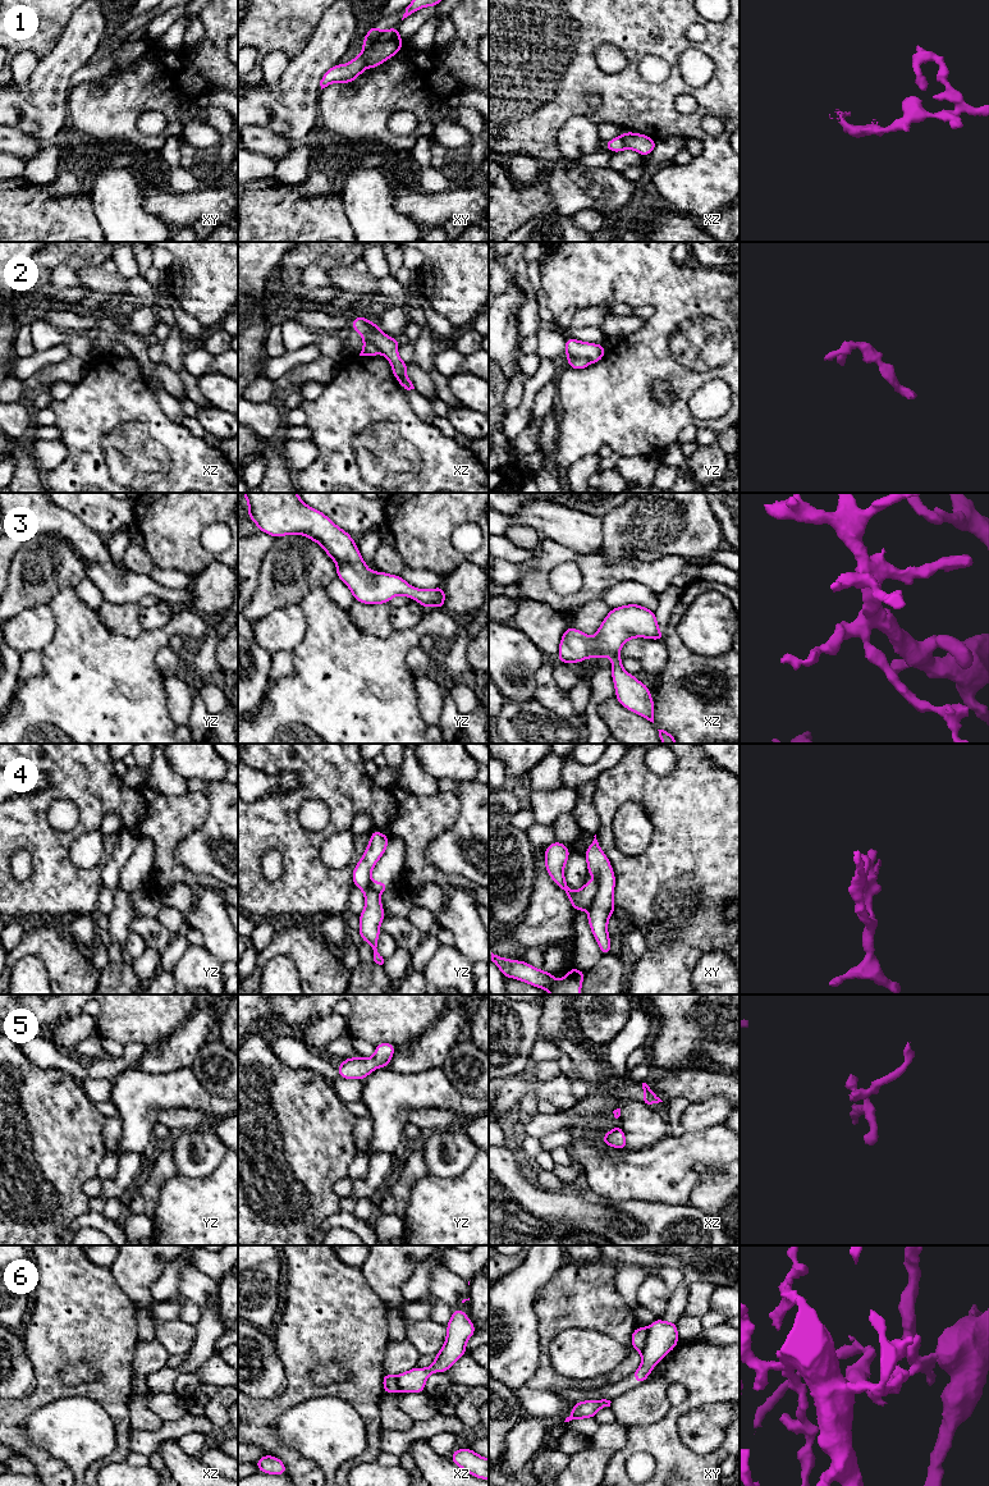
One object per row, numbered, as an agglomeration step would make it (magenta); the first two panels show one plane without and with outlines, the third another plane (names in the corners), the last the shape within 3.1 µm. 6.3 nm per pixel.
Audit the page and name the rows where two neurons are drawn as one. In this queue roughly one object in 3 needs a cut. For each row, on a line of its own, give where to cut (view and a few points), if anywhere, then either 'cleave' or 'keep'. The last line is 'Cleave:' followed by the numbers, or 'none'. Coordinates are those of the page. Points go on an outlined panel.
1: cut xy (383, 32), (363, 53), (366, 67); cleave
2: cut xz (369, 321), (369, 337), (383, 352); cleave
3: cut none; keep
4: cut xy (596, 881), (596, 894), (587, 908); cleave
5: cut none; keep
6: cut xy (648, 1329), (648, 1340), (640, 1352); cleave
Cleave: 1, 2, 4, 6

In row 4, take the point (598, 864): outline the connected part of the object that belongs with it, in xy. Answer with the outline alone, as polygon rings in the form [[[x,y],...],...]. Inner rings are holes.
[[[596,835],[594,837],[594,841],[587,847],[585,858],[587,861],[589,874],[594,875],[597,882],[597,892],[589,907],[587,920],[604,956],[610,954],[612,950],[610,937],[606,927],[610,914],[615,910],[613,901],[615,875],[608,856],[600,849]]]

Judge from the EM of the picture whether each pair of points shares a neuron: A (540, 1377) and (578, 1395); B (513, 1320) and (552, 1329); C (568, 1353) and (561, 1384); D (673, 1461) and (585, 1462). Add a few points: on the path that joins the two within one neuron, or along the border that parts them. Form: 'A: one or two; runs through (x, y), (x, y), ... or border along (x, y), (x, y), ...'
A: two; border along (596, 1389), (559, 1389), (554, 1391)
B: two; border along (538, 1294), (534, 1312), (540, 1354)
C: two; border along (548, 1350), (552, 1366), (562, 1375), (593, 1379)
D: two; border along (627, 1439), (612, 1455), (604, 1472)

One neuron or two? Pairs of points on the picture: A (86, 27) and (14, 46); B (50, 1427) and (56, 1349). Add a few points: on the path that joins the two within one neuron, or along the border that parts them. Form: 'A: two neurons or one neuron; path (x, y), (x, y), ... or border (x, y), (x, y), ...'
A: two neurons; border (74, 13), (55, 46), (44, 58)
B: two neurons; border (82, 1395), (58, 1398), (35, 1409), (27, 1420)

